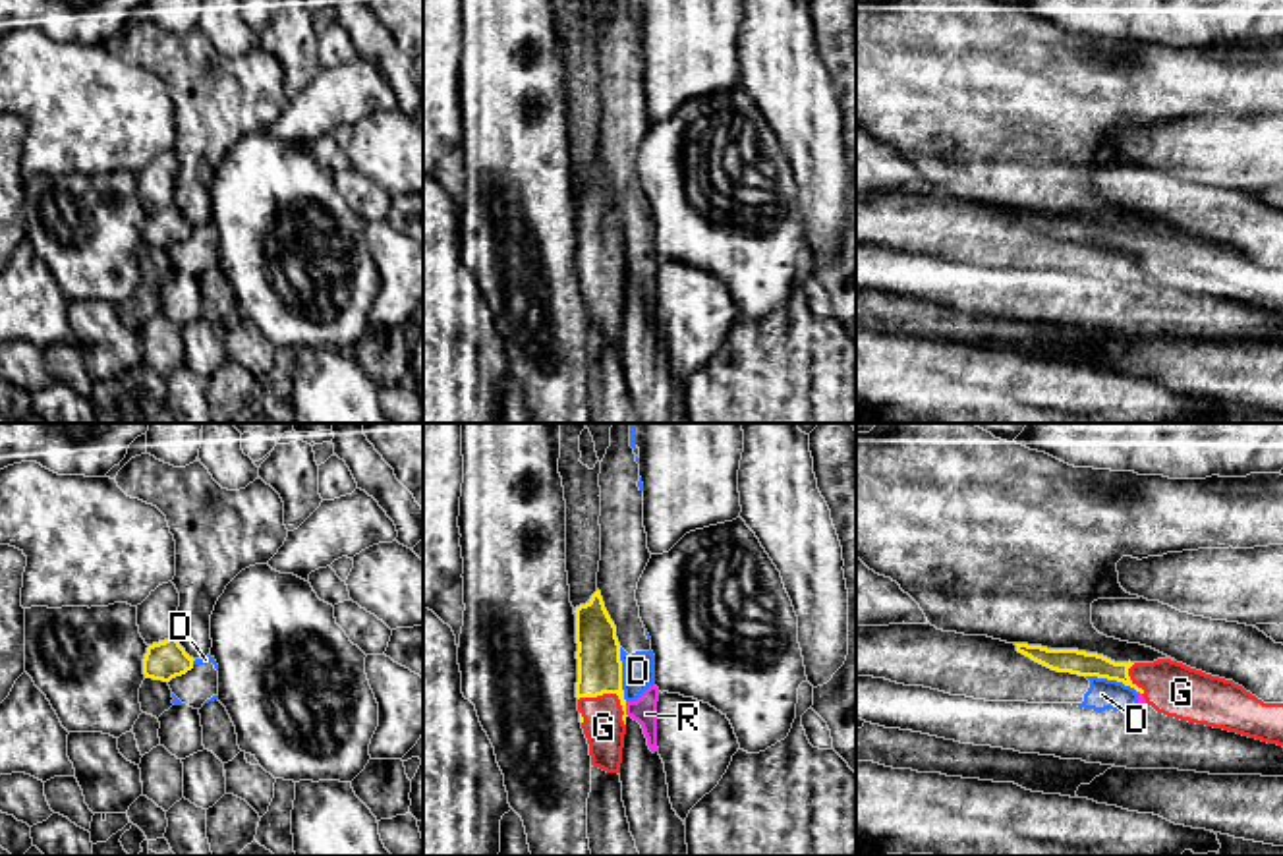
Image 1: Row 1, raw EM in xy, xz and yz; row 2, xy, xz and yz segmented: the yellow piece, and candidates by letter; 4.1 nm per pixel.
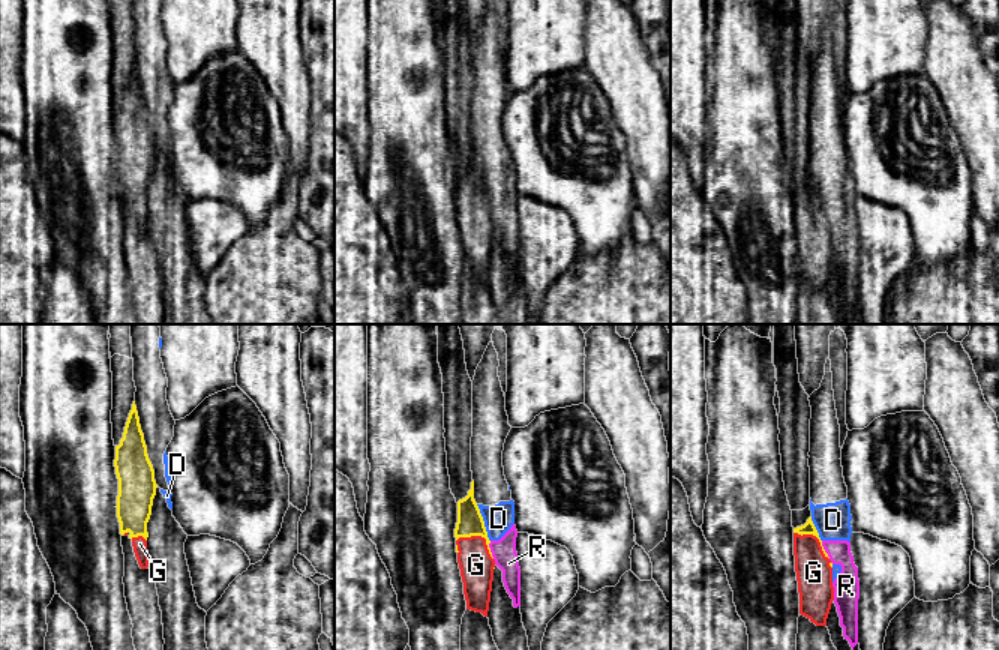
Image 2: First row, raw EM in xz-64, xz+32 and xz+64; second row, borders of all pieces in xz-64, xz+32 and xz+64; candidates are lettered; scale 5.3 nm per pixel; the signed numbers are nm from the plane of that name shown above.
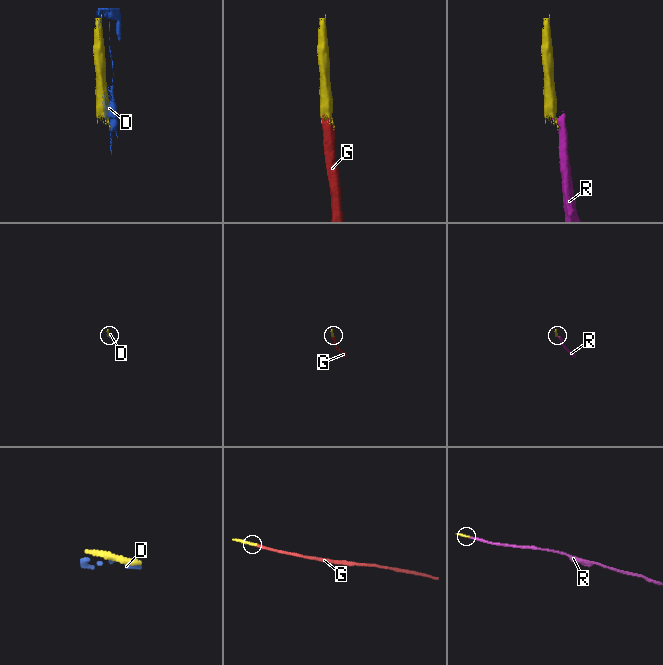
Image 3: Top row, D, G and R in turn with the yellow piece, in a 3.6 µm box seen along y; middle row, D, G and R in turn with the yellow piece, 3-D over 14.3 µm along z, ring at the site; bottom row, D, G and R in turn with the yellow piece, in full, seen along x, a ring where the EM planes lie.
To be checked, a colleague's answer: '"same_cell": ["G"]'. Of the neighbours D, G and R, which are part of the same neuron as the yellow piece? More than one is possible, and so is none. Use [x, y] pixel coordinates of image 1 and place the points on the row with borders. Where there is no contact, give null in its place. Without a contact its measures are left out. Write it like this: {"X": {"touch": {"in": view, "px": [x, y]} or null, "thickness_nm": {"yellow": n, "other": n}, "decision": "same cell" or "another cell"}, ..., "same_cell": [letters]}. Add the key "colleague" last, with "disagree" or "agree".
{"D": {"touch": {"in": "xz", "px": [621, 675]}, "thickness_nm": {"yellow": 190, "other": 140}, "decision": "another cell"}, "G": {"touch": {"in": "xz", "px": [613, 692]}, "thickness_nm": {"yellow": 190, "other": 170}, "decision": "same cell"}, "R": {"touch": {"in": "xz", "px": [625, 710]}, "thickness_nm": {"yellow": 190, "other": 110}, "decision": "another cell"}, "same_cell": ["G"], "colleague": "agree"}

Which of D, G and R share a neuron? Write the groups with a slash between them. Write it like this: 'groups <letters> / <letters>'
groups D R / G

